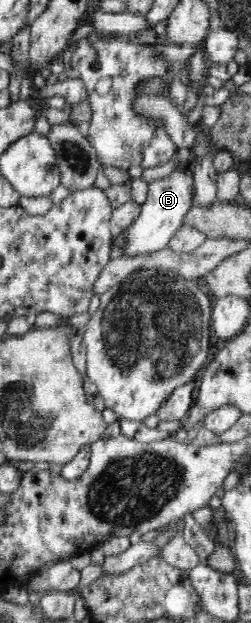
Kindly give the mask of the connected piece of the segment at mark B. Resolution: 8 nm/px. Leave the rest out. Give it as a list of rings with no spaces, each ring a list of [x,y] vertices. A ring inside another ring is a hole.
[[[190,164],[172,172],[170,176],[154,180],[148,185],[147,198],[141,205],[142,210],[137,220],[128,228],[128,246],[122,250],[124,255],[148,254],[152,251],[168,248],[170,239],[183,226],[186,214],[195,205],[194,170]]]

